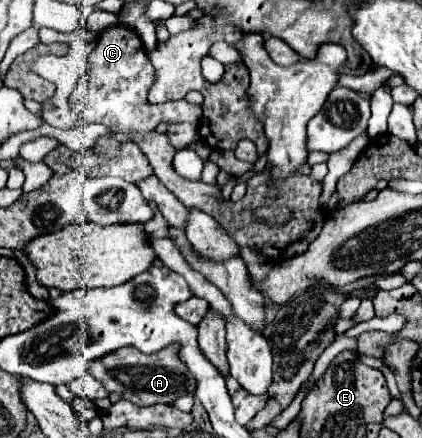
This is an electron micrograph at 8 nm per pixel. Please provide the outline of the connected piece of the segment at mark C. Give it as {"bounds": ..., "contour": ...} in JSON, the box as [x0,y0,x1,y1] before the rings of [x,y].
{"bounds":[56,24,201,134],"contour":[[[117,24],[113,28],[107,28],[105,32],[91,32],[91,30],[80,28],[80,41],[72,41],[69,52],[63,58],[67,58],[67,64],[73,70],[77,70],[77,76],[79,76],[77,86],[71,92],[77,102],[69,103],[68,100],[57,100],[56,106],[59,105],[59,102],[69,104],[71,120],[75,122],[75,127],[83,126],[83,124],[103,124],[111,132],[131,134],[131,132],[151,132],[161,122],[191,122],[191,124],[197,124],[201,120],[201,106],[191,106],[185,100],[175,100],[175,102],[157,104],[157,106],[149,104],[147,92],[151,90],[151,84],[155,80],[155,68],[153,68],[151,60],[147,58],[147,52],[143,50],[143,44],[141,44],[139,36],[135,32],[131,32],[129,28],[121,26],[121,24]]]}

